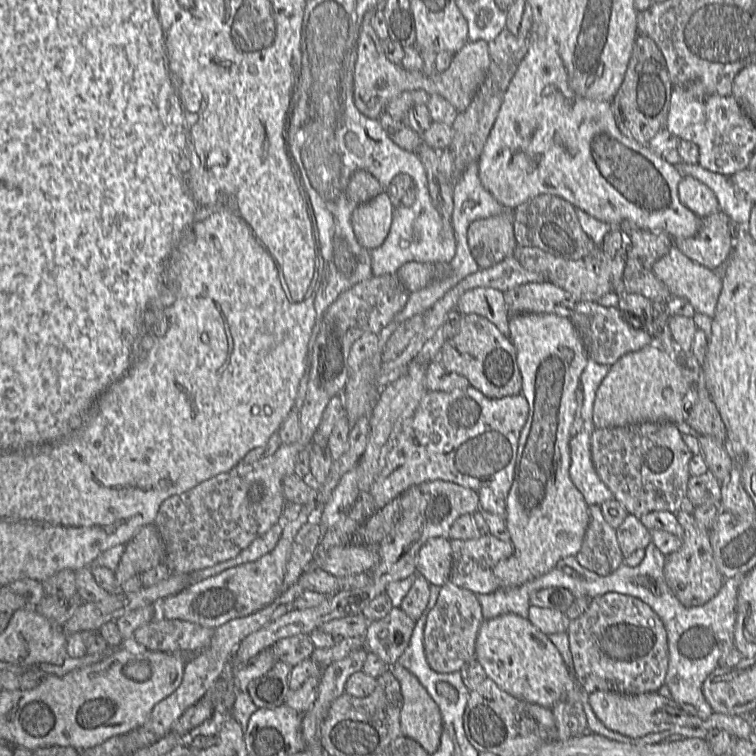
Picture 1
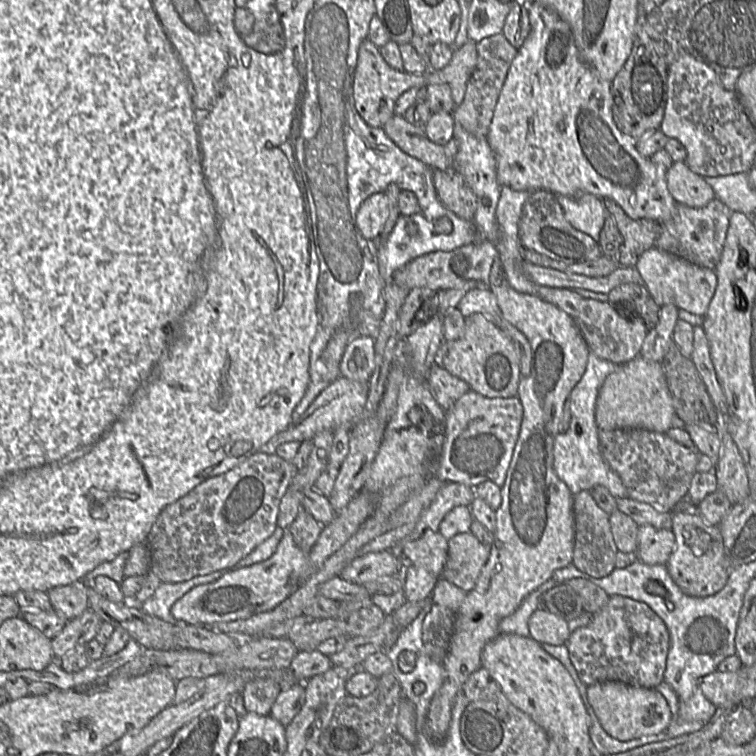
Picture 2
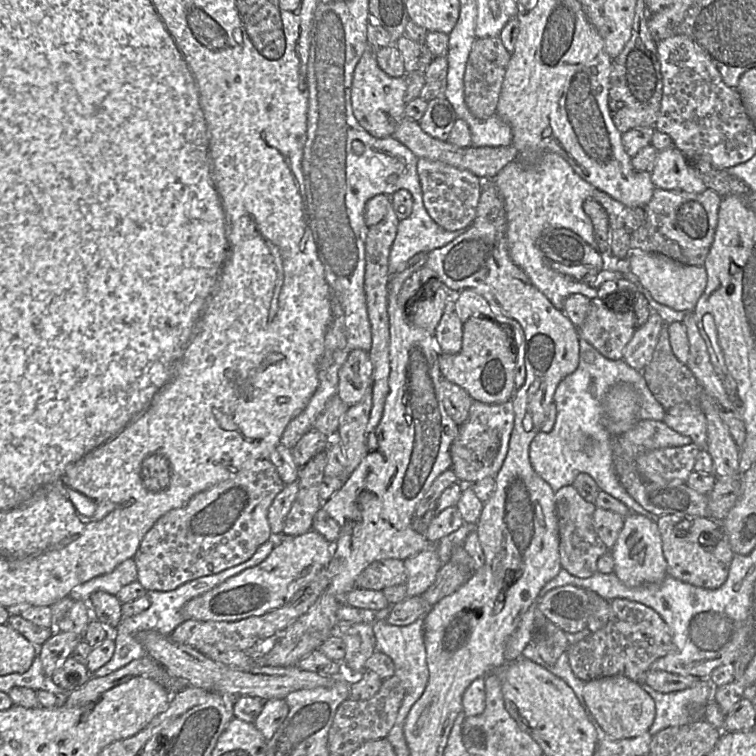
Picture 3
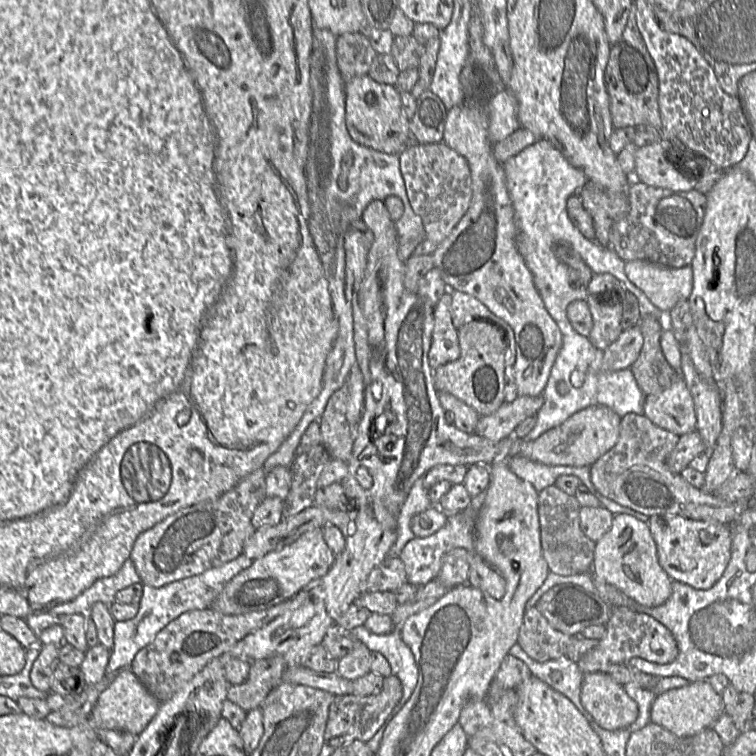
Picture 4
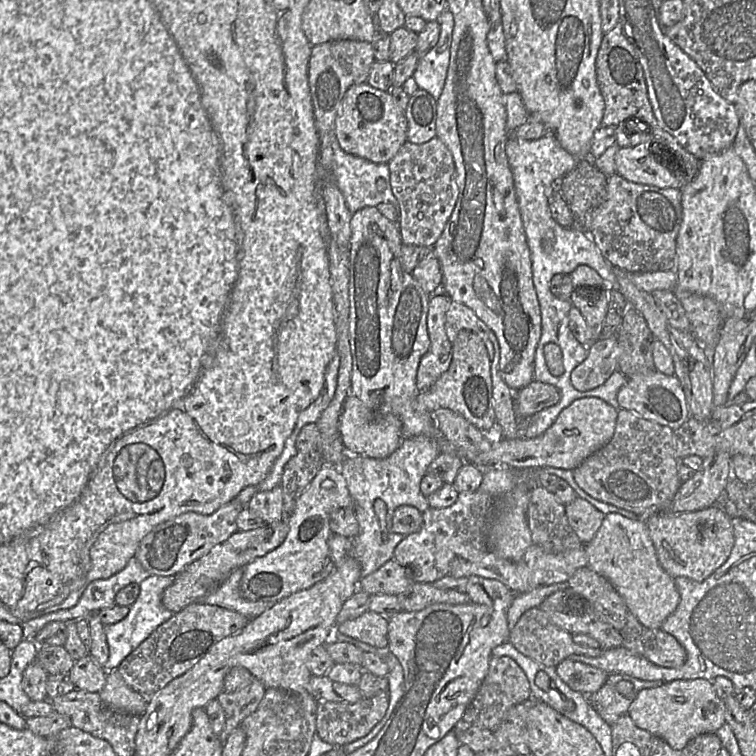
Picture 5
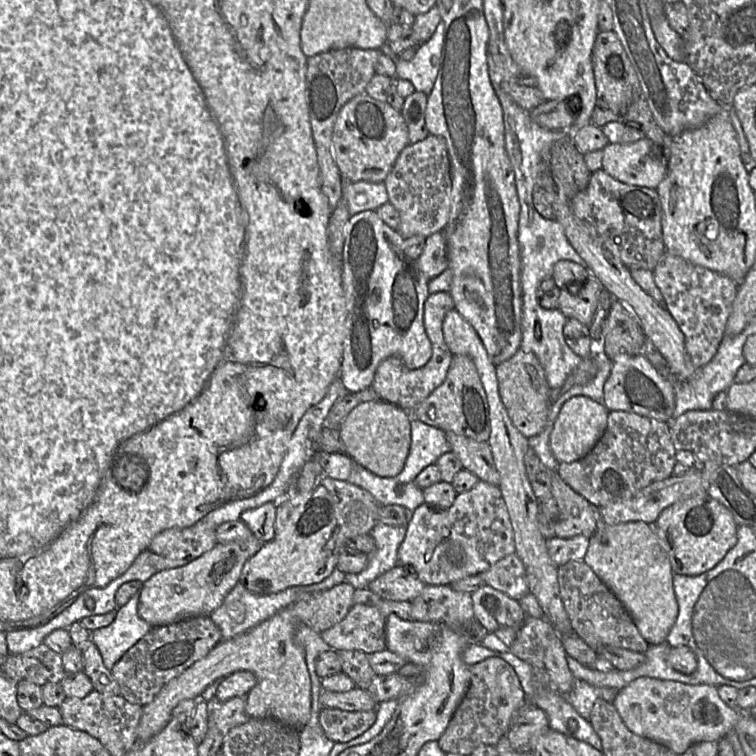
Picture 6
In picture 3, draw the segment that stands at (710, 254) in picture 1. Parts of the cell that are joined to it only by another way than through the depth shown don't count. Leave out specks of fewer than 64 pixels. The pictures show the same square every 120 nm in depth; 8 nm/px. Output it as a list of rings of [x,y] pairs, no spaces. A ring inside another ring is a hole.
[[[655,188],[652,198],[644,207],[645,222],[631,234],[630,250],[632,252],[663,254],[682,264],[704,266],[714,240],[721,200],[722,196],[708,188],[701,193]]]

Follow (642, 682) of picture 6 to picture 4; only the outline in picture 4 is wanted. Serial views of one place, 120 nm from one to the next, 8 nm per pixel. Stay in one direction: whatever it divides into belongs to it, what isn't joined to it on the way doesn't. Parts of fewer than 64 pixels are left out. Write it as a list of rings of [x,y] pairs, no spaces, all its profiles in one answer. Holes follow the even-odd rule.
[[[695,681],[658,694],[651,705],[650,722],[678,737],[689,737],[704,729],[712,728],[722,713],[724,705],[721,694],[717,693],[708,681]]]

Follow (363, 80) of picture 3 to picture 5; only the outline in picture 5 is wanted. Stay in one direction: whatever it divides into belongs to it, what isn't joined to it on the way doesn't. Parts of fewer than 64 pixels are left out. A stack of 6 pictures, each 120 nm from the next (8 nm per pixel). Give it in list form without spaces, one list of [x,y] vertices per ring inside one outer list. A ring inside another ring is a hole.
[[[368,82],[351,86],[342,99],[342,104],[335,120],[335,135],[340,147],[349,154],[382,164],[389,163],[402,145],[407,141],[407,119],[395,103],[389,91],[382,91]]]

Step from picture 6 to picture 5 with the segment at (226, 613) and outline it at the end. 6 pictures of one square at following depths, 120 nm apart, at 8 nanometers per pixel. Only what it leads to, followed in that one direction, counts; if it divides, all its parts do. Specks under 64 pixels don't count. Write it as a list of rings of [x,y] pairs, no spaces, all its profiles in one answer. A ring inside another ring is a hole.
[[[244,568],[232,571],[223,582],[200,603],[218,606],[238,612],[249,619],[254,619],[264,613],[275,603],[254,602],[242,597],[240,582]]]

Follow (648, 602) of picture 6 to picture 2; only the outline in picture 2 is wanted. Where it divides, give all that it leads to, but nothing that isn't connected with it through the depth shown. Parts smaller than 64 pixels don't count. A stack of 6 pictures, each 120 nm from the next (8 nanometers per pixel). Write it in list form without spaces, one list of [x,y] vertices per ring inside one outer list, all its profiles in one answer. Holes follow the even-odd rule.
[[[641,525],[637,534],[637,559],[648,565],[666,565],[675,548],[675,535],[671,530]]]

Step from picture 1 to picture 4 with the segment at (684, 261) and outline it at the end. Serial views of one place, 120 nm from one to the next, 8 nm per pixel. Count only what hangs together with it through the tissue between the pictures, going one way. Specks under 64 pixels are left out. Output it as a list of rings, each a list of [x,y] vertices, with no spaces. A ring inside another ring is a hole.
[[[633,260],[625,263],[624,272],[651,303],[663,312],[670,311],[679,301],[687,301],[693,287],[691,266],[669,268]]]

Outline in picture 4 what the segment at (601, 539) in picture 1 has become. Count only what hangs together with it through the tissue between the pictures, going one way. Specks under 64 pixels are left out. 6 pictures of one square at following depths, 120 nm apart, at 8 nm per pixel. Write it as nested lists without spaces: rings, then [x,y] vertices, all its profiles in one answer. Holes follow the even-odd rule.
[[[556,485],[538,492],[538,515],[541,549],[549,571],[562,576],[589,572],[594,559],[596,542],[589,539],[580,529],[578,500]]]

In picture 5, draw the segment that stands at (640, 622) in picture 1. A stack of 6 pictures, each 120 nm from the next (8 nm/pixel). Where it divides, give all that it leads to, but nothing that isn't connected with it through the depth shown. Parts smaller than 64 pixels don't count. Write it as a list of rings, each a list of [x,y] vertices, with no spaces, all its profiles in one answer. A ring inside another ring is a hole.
[[[661,627],[645,628],[638,637],[633,639],[623,638],[622,646],[662,667],[677,668],[687,659],[687,652],[681,643]]]

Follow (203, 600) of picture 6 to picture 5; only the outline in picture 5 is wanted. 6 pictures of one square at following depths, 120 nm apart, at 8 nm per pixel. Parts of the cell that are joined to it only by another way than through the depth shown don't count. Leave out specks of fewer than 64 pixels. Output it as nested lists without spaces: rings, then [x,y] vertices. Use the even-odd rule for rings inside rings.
[[[284,516],[280,522],[265,525],[261,528],[236,532],[223,543],[216,545],[209,553],[188,565],[182,572],[175,575],[175,580],[162,595],[162,604],[174,614],[185,607],[200,603],[209,593],[215,590],[223,580],[235,569],[243,568],[256,558],[262,557],[280,546],[287,537],[289,524]]]

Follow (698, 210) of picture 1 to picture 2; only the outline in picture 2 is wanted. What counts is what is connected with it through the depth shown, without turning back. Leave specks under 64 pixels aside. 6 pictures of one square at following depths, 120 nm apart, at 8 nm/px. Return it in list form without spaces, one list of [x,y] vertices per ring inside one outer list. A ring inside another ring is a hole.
[[[675,161],[667,168],[666,182],[670,194],[679,204],[702,208],[716,197],[704,177],[692,171],[684,161]]]

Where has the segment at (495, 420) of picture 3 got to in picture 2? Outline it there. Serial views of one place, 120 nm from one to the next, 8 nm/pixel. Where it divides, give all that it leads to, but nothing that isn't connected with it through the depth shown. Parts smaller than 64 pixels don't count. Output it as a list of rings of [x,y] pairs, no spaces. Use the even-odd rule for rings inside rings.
[[[474,390],[460,397],[446,410],[446,431],[439,468],[435,477],[475,488],[490,481],[504,485],[519,436],[524,409],[518,396],[488,398]]]

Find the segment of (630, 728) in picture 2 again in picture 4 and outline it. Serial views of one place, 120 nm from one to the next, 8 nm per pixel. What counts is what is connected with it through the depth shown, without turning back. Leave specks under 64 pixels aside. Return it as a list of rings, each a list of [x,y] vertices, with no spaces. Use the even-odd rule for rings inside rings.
[[[604,672],[584,675],[580,700],[583,707],[603,729],[615,731],[630,726],[638,717],[638,705],[629,697],[622,684]]]

